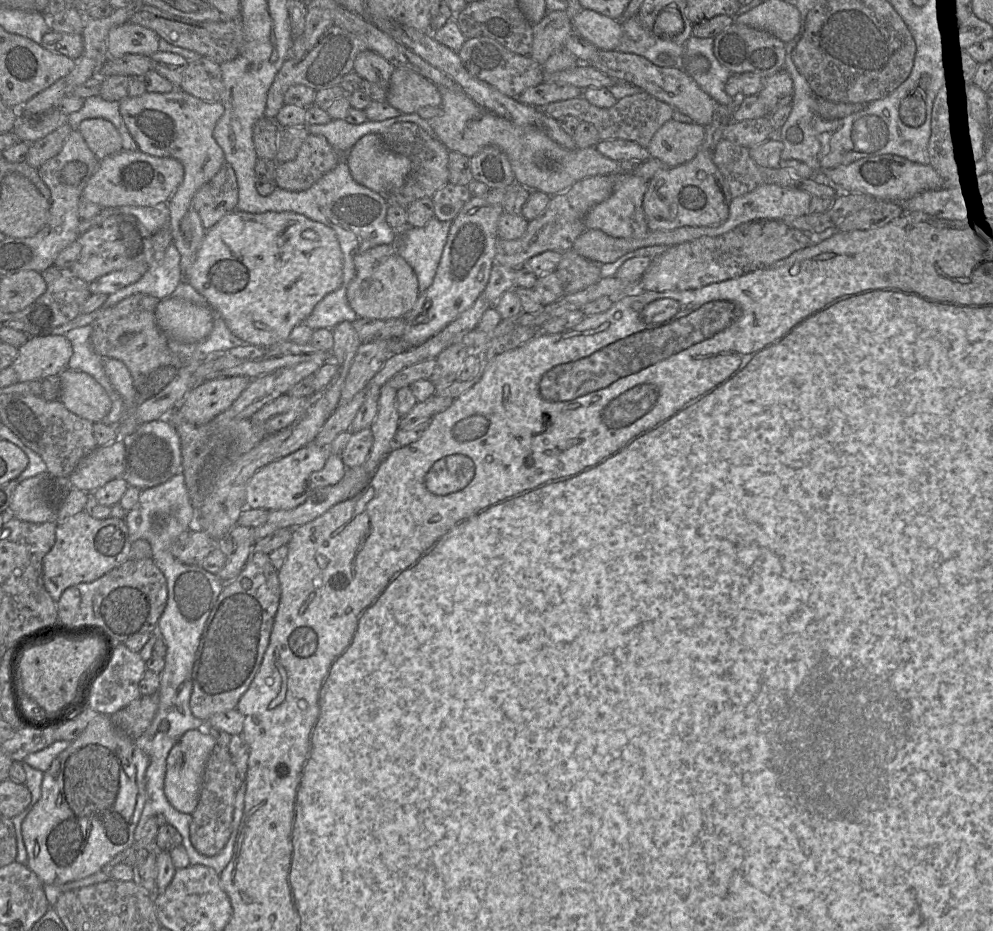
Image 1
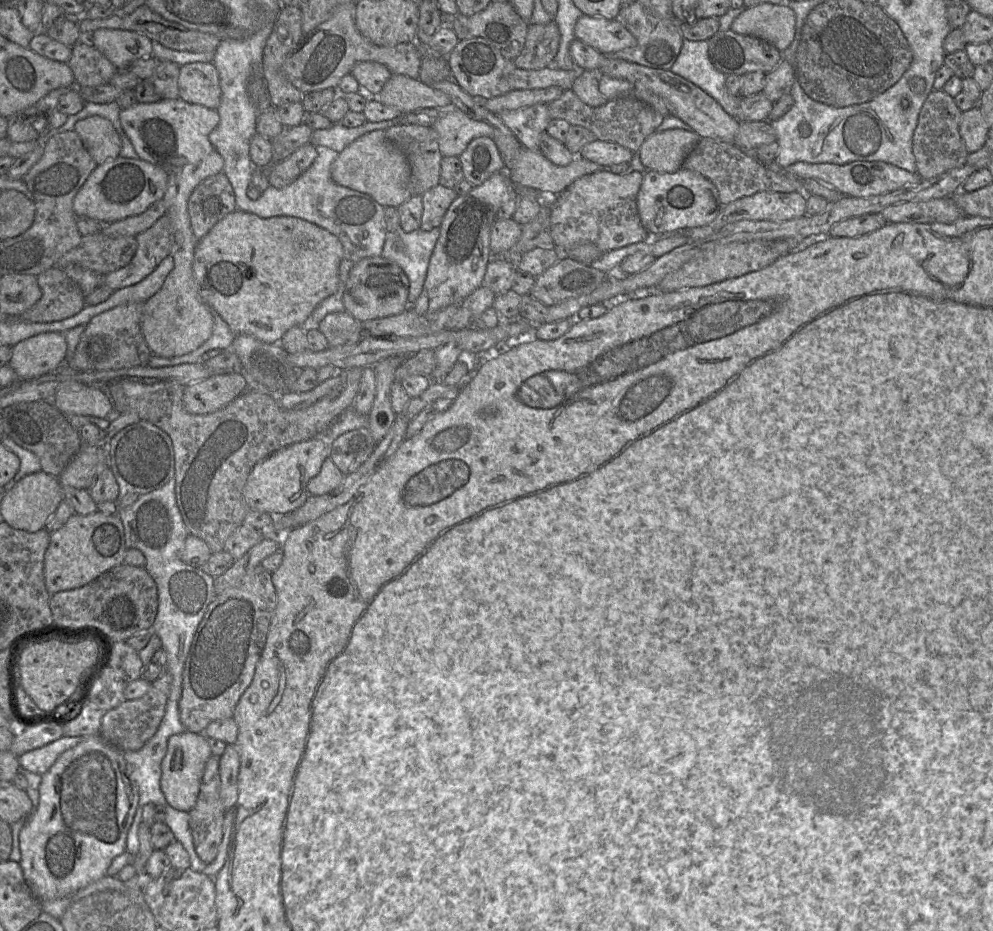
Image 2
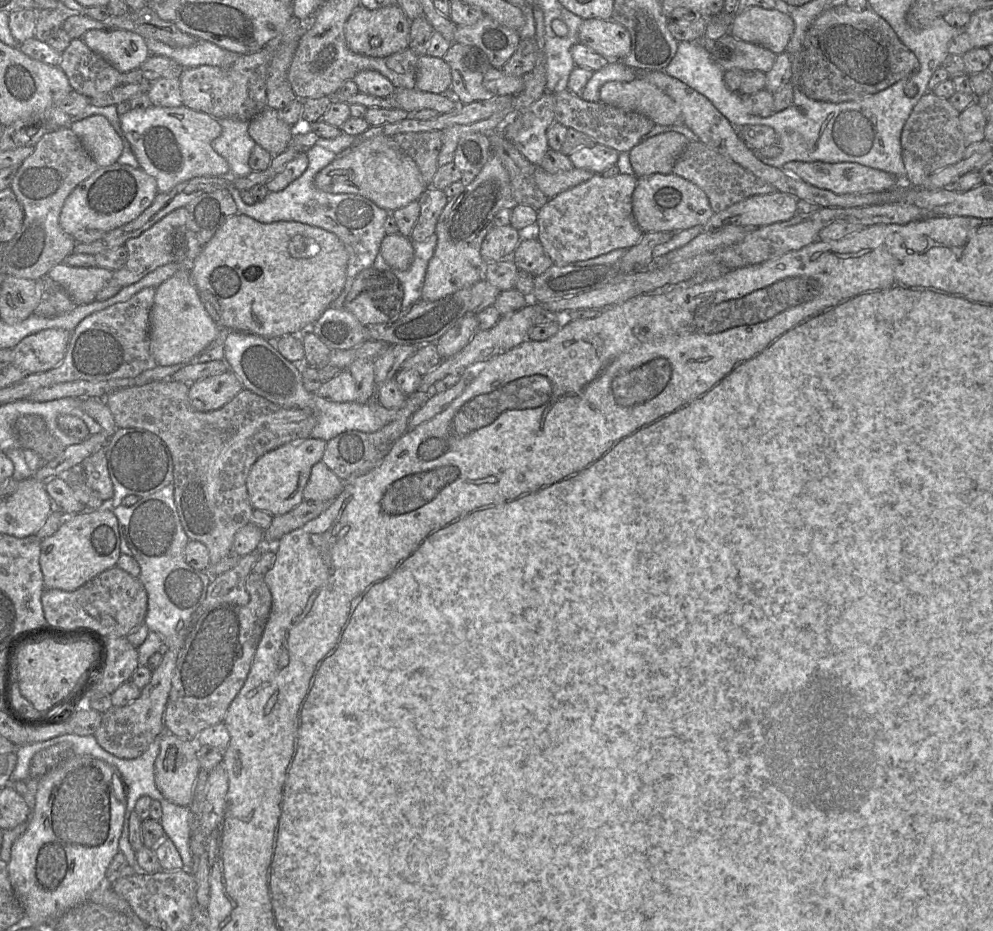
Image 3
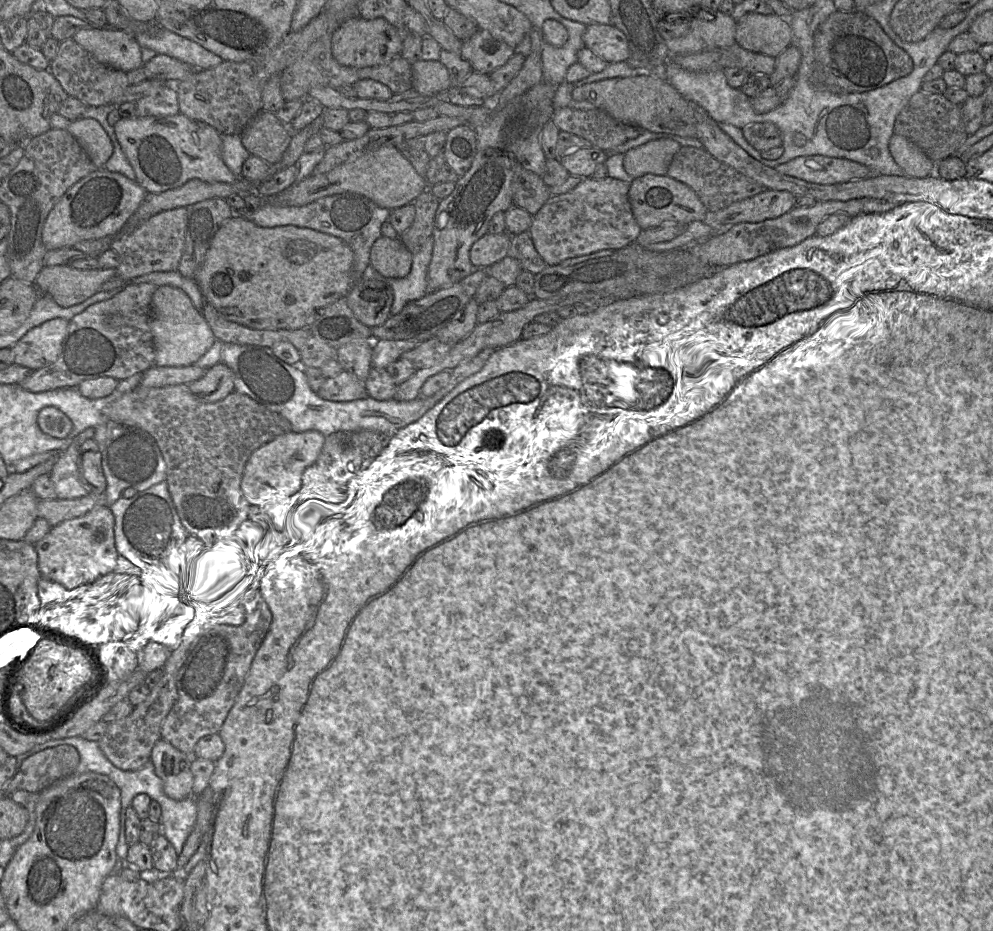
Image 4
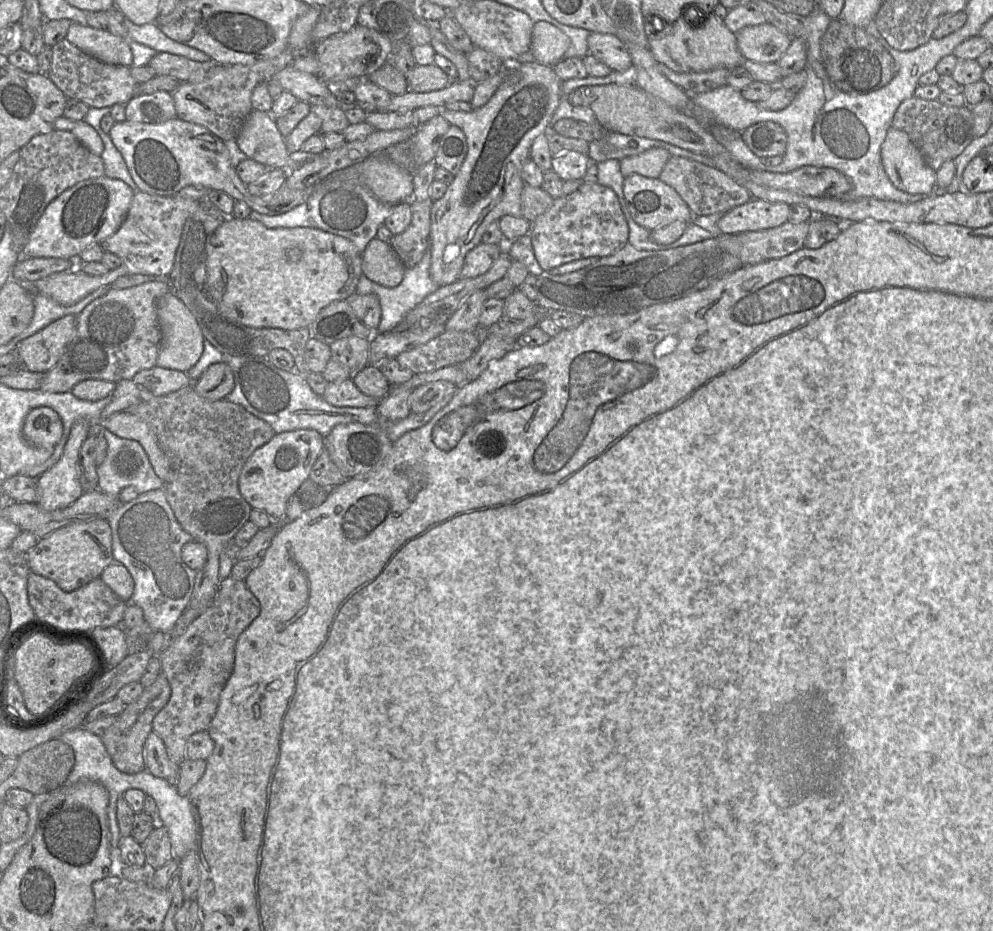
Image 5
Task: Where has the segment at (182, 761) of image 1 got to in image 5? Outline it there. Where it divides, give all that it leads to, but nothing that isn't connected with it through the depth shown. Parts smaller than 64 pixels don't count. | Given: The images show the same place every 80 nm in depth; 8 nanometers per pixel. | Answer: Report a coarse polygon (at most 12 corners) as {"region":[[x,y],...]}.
{"region":[[151,732],[143,755],[146,770],[176,785],[179,764]]}

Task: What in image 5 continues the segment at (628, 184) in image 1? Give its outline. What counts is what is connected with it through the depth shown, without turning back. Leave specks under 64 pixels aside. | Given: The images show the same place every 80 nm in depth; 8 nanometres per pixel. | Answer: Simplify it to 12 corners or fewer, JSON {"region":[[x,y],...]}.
{"region":[[597,182],[553,200],[529,231],[544,272],[613,254],[629,227]]}

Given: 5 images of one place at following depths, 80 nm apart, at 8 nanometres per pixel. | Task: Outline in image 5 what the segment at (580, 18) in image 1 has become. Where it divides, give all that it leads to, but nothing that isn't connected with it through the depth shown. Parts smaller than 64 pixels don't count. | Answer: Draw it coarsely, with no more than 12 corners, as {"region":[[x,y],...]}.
{"region":[[591,32],[588,53],[612,71],[633,65],[616,34]]}

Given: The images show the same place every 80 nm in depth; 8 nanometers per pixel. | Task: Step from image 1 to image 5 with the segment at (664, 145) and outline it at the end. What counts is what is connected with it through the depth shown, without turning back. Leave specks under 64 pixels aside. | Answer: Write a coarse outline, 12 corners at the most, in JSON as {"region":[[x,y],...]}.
{"region":[[651,148],[620,161],[624,177],[659,179],[669,151]]}

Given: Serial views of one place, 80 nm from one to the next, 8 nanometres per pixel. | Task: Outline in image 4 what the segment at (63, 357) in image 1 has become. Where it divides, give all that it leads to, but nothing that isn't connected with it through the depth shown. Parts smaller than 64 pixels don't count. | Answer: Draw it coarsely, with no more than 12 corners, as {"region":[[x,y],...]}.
{"region":[[69,321],[28,331],[12,348],[13,364],[36,371],[53,364]]}

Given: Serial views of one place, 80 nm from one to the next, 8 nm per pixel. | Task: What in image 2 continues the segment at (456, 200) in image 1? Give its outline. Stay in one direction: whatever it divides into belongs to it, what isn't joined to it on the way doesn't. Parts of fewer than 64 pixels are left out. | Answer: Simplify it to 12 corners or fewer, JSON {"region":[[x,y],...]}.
{"region":[[439,184],[421,195],[419,229],[438,228],[458,196]]}

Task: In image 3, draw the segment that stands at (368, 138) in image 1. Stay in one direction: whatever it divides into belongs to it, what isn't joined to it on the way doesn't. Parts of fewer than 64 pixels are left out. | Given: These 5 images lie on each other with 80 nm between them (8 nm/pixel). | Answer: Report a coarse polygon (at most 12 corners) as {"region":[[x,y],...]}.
{"region":[[390,136],[338,155],[315,176],[333,194],[389,213],[428,187]]}

